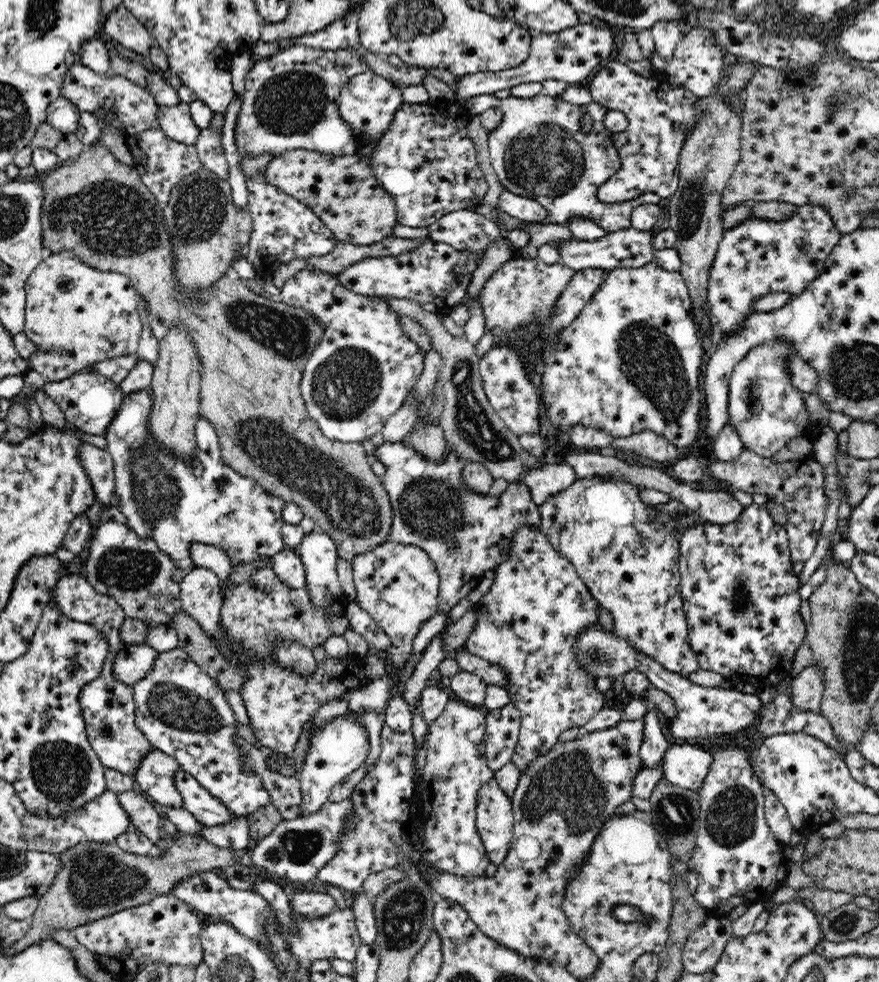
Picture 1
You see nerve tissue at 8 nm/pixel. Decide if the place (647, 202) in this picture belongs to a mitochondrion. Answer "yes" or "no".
no

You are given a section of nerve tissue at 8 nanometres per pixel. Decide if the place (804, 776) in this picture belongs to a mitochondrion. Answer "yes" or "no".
no

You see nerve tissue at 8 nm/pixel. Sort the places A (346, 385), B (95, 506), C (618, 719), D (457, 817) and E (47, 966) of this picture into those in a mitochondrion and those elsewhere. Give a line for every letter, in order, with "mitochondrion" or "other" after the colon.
A: mitochondrion
B: other
C: other
D: mitochondrion
E: other

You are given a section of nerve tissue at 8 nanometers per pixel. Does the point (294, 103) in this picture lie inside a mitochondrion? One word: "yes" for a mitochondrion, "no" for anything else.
yes

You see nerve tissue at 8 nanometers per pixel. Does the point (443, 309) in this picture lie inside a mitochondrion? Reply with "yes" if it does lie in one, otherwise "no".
no

